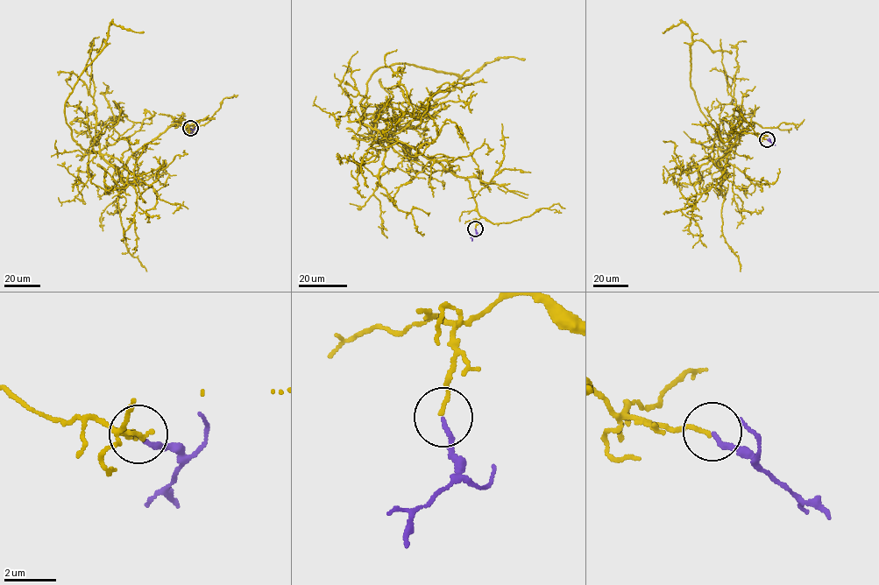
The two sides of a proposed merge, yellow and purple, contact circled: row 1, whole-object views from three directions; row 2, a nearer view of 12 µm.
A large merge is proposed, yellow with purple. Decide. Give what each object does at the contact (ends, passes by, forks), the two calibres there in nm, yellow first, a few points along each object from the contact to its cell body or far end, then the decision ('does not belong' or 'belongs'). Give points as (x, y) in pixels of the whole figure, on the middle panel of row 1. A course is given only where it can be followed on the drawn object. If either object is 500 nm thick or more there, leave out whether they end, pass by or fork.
yellow ends; purple ends; calibres 150 and 160 nm; course yellow (475, 229), (469, 180), (362, 123), (360, 103), (383, 66), (464, 78), (500, 58), (525, 59); course purple (475, 229), (476, 234), (471, 241); belongs

